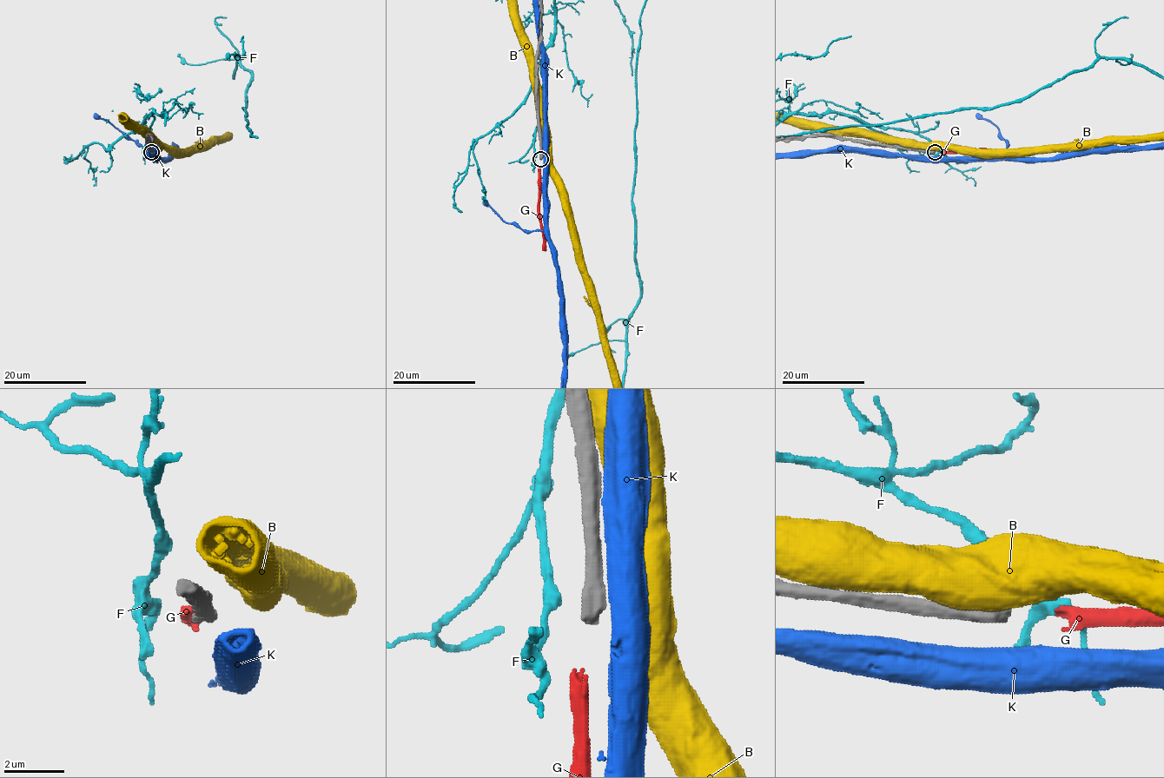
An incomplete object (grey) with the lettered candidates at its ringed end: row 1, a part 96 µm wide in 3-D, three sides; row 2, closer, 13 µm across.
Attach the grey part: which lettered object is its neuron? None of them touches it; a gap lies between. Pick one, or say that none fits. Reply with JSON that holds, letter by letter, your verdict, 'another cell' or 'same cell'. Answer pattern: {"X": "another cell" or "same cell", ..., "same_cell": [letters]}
{"B": "another cell", "F": "another cell", "G": "same cell", "K": "another cell", "same_cell": ["G"]}

